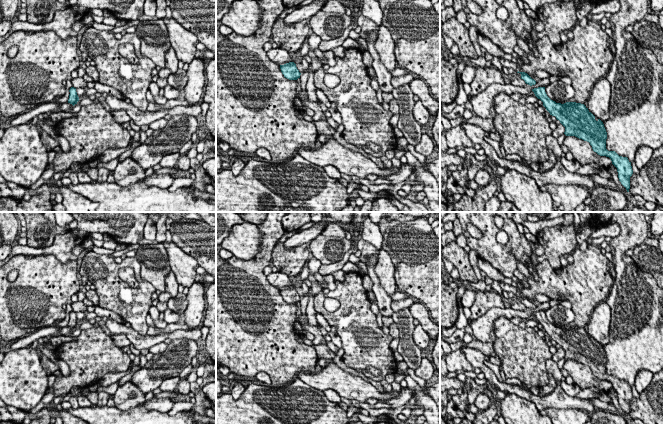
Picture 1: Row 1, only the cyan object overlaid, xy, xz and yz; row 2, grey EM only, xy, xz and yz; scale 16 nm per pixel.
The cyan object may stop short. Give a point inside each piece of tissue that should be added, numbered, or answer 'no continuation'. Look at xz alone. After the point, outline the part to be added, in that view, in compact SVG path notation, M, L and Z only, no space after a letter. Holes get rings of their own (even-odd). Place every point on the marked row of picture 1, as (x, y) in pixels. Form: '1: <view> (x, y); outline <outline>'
no continuation

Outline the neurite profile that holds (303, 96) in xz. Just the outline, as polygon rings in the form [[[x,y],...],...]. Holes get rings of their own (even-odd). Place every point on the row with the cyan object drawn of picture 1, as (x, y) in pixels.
[[[301,90],[298,98],[302,101],[303,105],[307,106],[315,112],[315,115],[312,117],[313,120],[320,120],[324,118],[324,113],[322,111],[322,108],[318,105],[318,102],[311,102],[308,100],[307,91]]]

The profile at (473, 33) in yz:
[[[470,25],[468,30],[469,30],[470,39],[471,39],[472,43],[473,43],[473,46],[475,48],[475,51],[476,51],[477,55],[482,56],[483,53],[482,53],[480,45],[479,45],[479,43],[477,41],[478,40],[477,37],[478,37],[478,34],[479,34],[479,32],[477,31],[477,28],[475,26]]]

